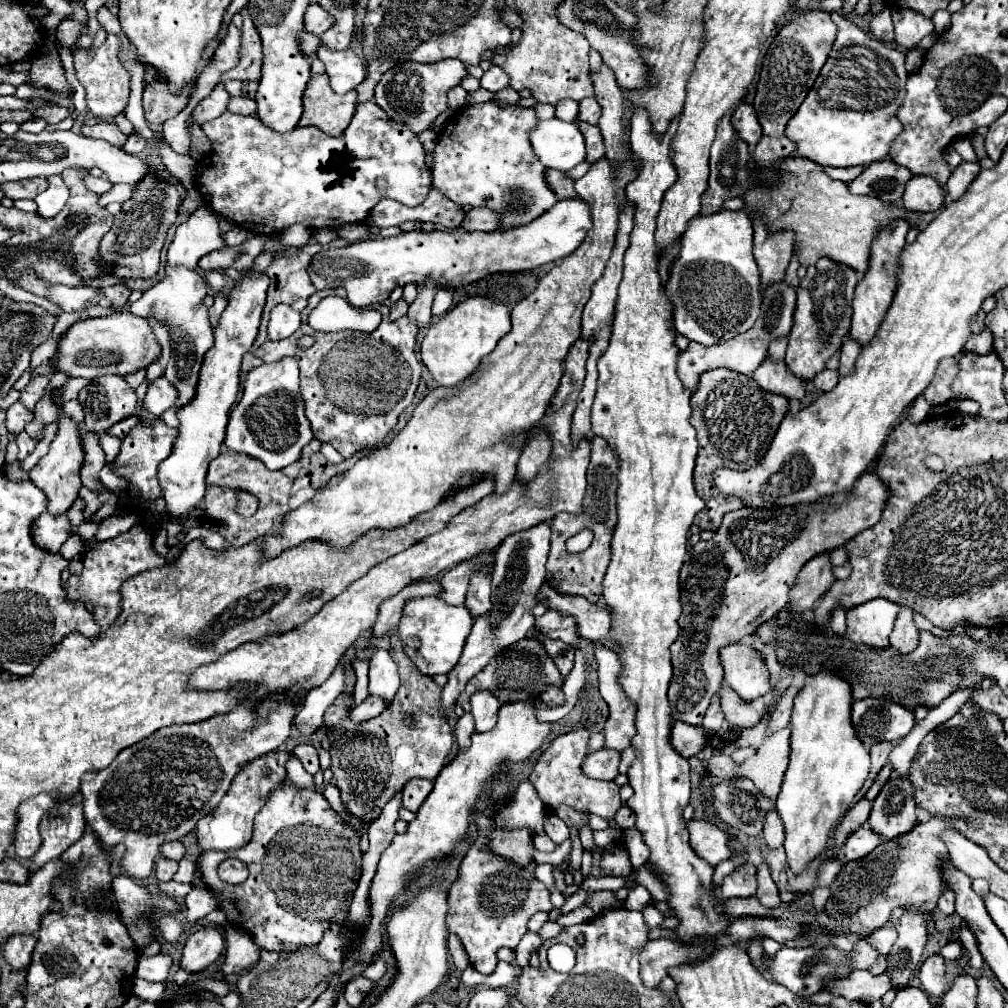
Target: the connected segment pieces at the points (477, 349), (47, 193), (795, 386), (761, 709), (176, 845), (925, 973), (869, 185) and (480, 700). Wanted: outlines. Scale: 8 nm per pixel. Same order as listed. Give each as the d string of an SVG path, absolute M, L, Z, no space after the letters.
M470 297L456 307L452 307L446 315L434 321L428 327L428 333L422 339L422 361L428 367L430 375L442 385L452 387L464 381L480 361L492 353L496 343L510 331L510 309L502 303L496 303L488 297Z
M52 175L46 179L48 181L48 187L36 195L36 205L38 205L38 213L42 217L56 217L62 207L66 205L68 197L70 197L70 189L66 187L66 183L62 181L60 175Z
M764 359L760 369L756 369L756 373L752 373L752 379L762 387L762 391L782 395L786 399L800 401L806 395L804 383L796 381L796 377L792 377L792 373L788 373L784 361L774 363L774 361Z
M722 685L720 689L720 697L722 697L722 711L726 721L732 727L740 727L740 729L752 729L756 727L764 715L768 715L768 707L764 705L764 699L754 699L754 701L744 701L732 687Z
M180 841L167 842L160 847L160 857L180 861L180 857L182 857L182 855L184 855L184 845L182 845Z
M932 955L924 961L918 977L922 983L922 989L932 997L932 999L940 999L946 993L946 979L944 979L946 967L944 967L944 959L940 955Z
M882 159L868 165L854 181L848 183L848 191L854 195L872 195L886 203L894 203L902 197L906 181L912 177L908 169L896 165L892 159Z
M476 691L470 699L472 715L476 719L476 731L490 731L496 727L500 701L492 691Z

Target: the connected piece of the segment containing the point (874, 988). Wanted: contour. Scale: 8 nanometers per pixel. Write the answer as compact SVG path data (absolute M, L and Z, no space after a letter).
M854 971L852 977L844 977L844 981L831 981L824 988L846 999L874 1003L892 989L892 977L888 973L872 975L870 971Z

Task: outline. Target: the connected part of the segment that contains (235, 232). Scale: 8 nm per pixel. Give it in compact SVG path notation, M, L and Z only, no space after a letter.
M234 227L232 230L222 233L222 239L228 246L238 246L247 239L248 231L241 227Z

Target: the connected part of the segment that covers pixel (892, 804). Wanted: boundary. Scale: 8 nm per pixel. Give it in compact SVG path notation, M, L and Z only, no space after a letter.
M890 777L872 801L868 825L886 839L900 837L916 825L914 787L908 777Z

